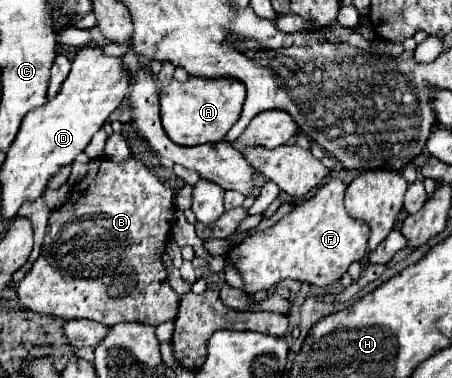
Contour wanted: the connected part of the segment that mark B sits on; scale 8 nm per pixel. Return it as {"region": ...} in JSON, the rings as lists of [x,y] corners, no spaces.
{"region":[[[134,156],[124,164],[108,158],[90,160],[88,174],[72,188],[68,202],[52,210],[48,218],[46,238],[38,260],[26,278],[18,284],[18,298],[22,308],[56,316],[62,320],[86,318],[100,324],[142,322],[158,326],[176,318],[178,294],[168,284],[168,274],[162,262],[170,228],[172,228],[174,194]]]}

